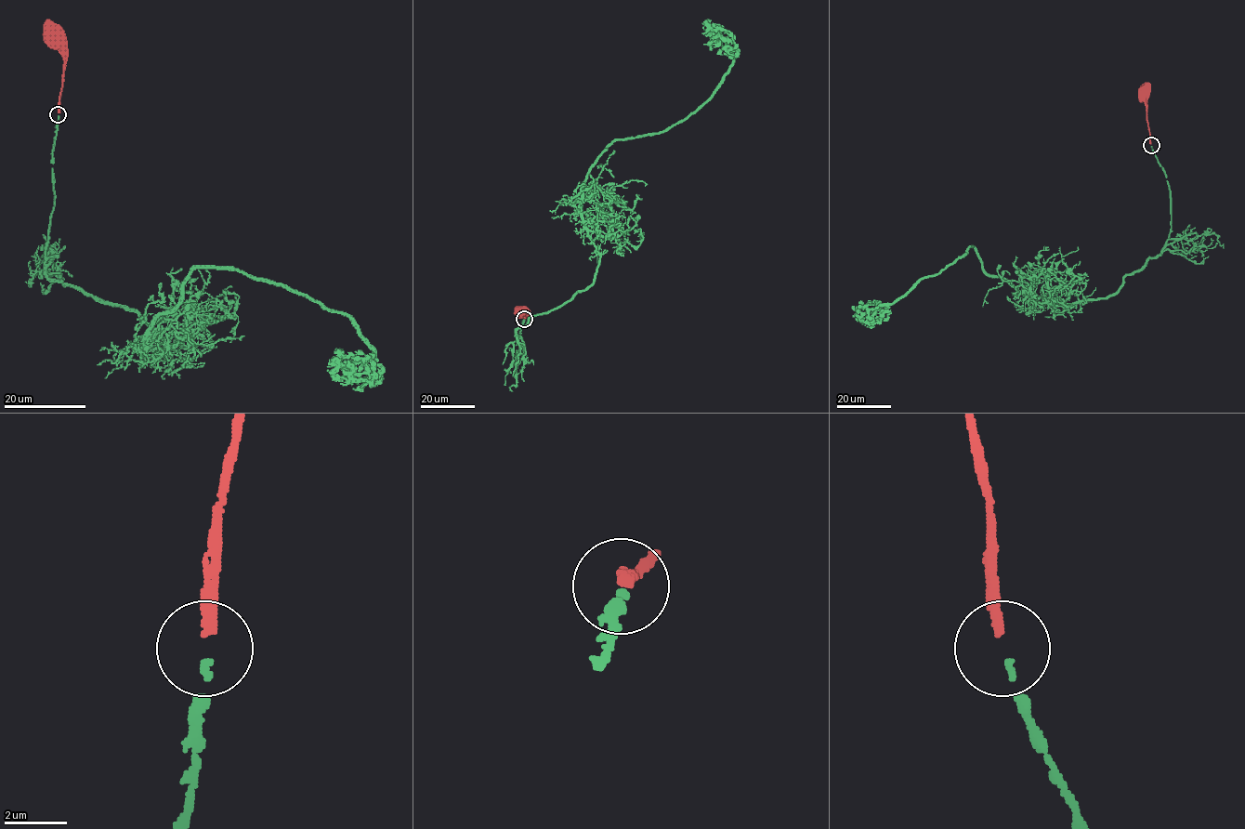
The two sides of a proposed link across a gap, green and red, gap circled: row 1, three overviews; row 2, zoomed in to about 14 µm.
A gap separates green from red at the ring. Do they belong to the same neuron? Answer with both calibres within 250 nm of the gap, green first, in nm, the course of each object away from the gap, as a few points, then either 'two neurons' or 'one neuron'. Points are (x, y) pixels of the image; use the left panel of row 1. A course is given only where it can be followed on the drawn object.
190 nm thick on the green side, 320 nm on the other; green runs (58, 115), (49, 279), (131, 309), (173, 348), (150, 354), (196, 269), (273, 281), (372, 347), (327, 370); red runs (58, 112), (64, 54), (54, 40); one neuron

